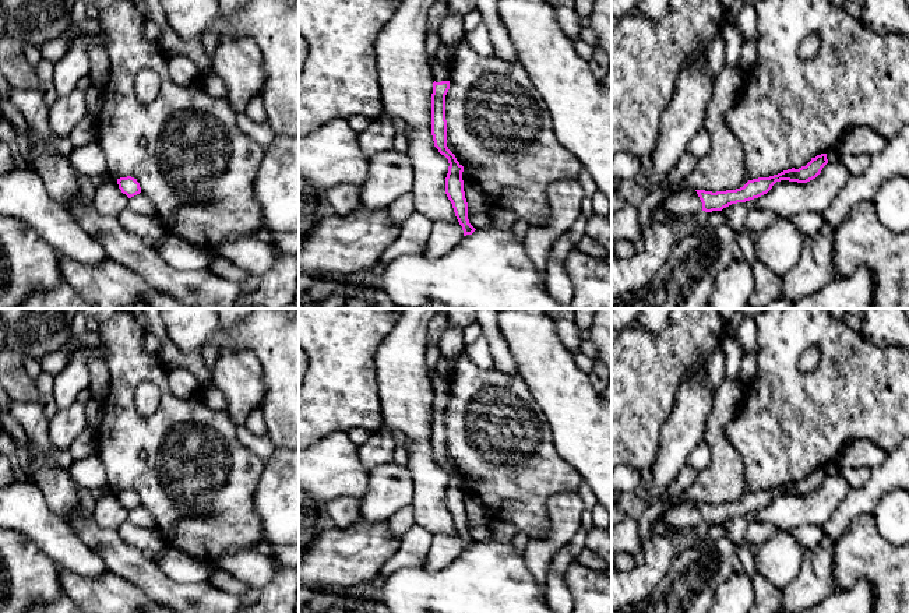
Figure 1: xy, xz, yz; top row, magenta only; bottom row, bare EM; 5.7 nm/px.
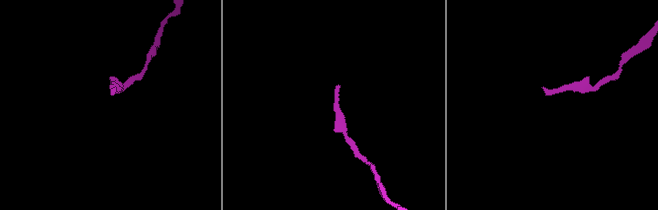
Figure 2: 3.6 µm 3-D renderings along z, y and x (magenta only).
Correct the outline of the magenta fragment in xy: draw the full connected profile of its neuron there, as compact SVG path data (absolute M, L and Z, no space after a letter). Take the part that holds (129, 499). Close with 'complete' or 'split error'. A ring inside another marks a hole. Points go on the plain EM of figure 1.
M131 489L117 492L117 497L121 505L126 507L128 511L141 505L140 496Z | complete

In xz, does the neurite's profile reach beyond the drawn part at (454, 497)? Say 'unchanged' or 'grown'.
grown

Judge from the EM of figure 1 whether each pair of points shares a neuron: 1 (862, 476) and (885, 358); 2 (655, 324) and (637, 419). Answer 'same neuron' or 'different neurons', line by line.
1: different neurons
2: different neurons

